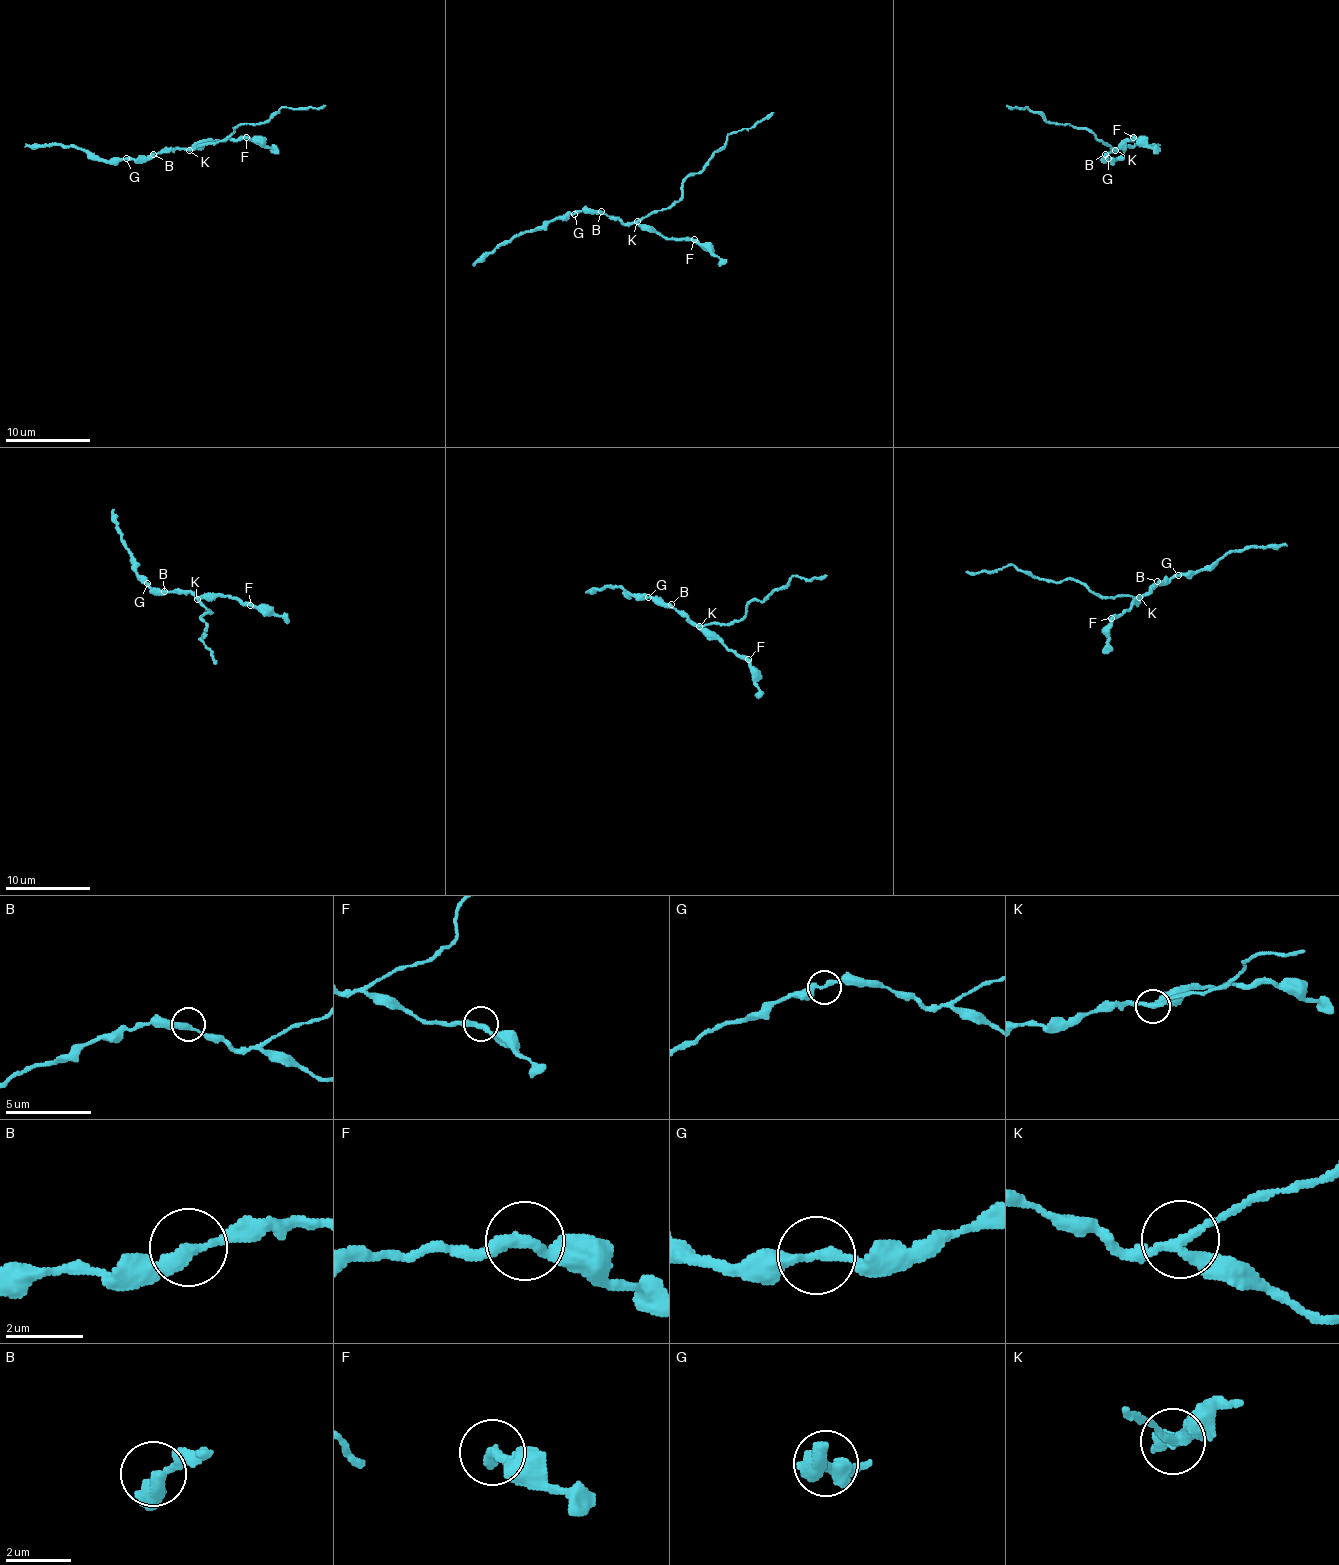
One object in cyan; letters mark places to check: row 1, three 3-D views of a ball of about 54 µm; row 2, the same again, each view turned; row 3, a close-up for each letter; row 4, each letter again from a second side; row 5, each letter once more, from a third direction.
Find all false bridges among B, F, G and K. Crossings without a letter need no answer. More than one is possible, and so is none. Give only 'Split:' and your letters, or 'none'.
Split: K

